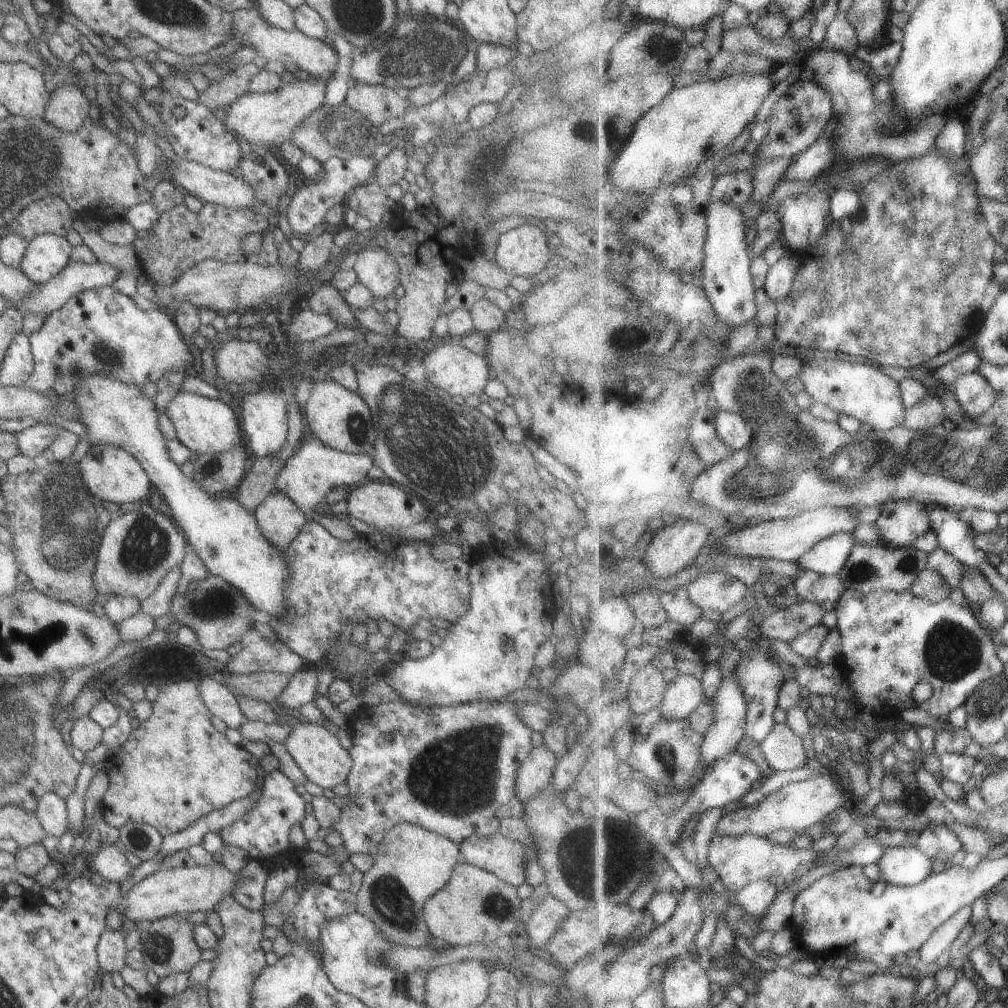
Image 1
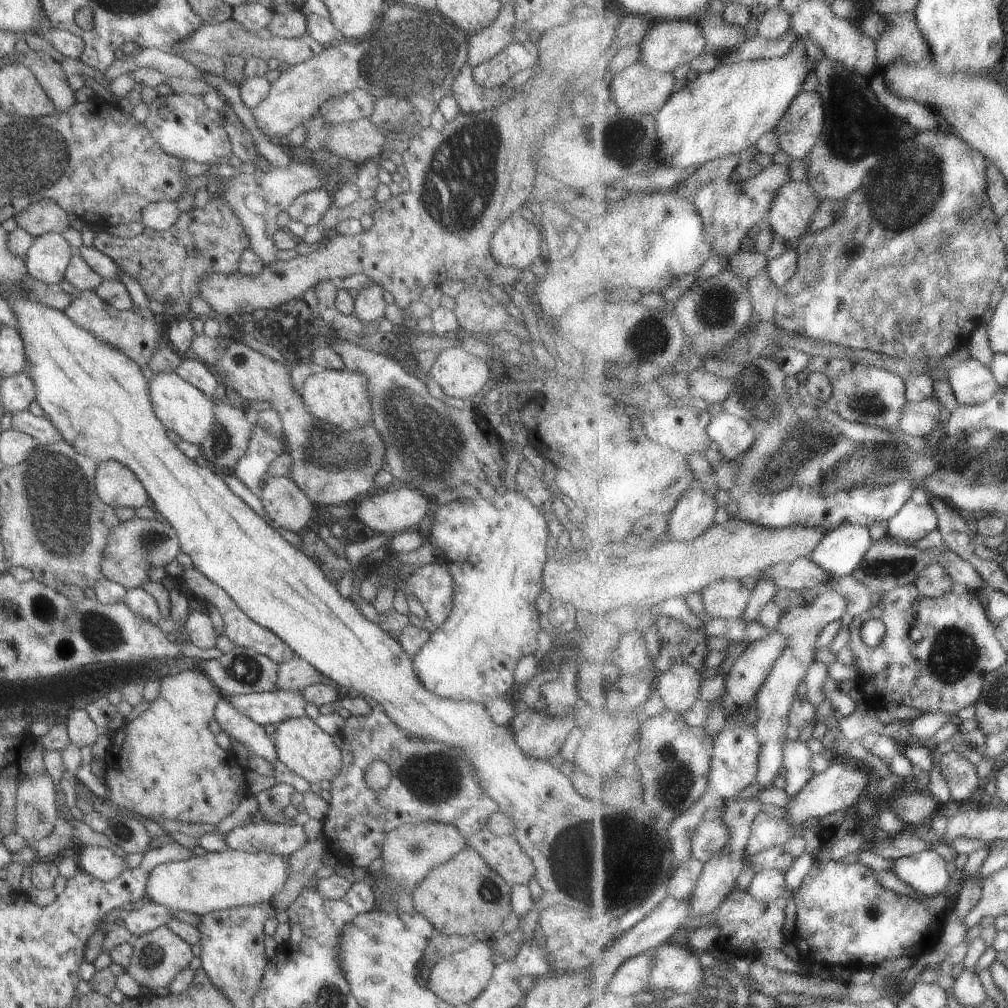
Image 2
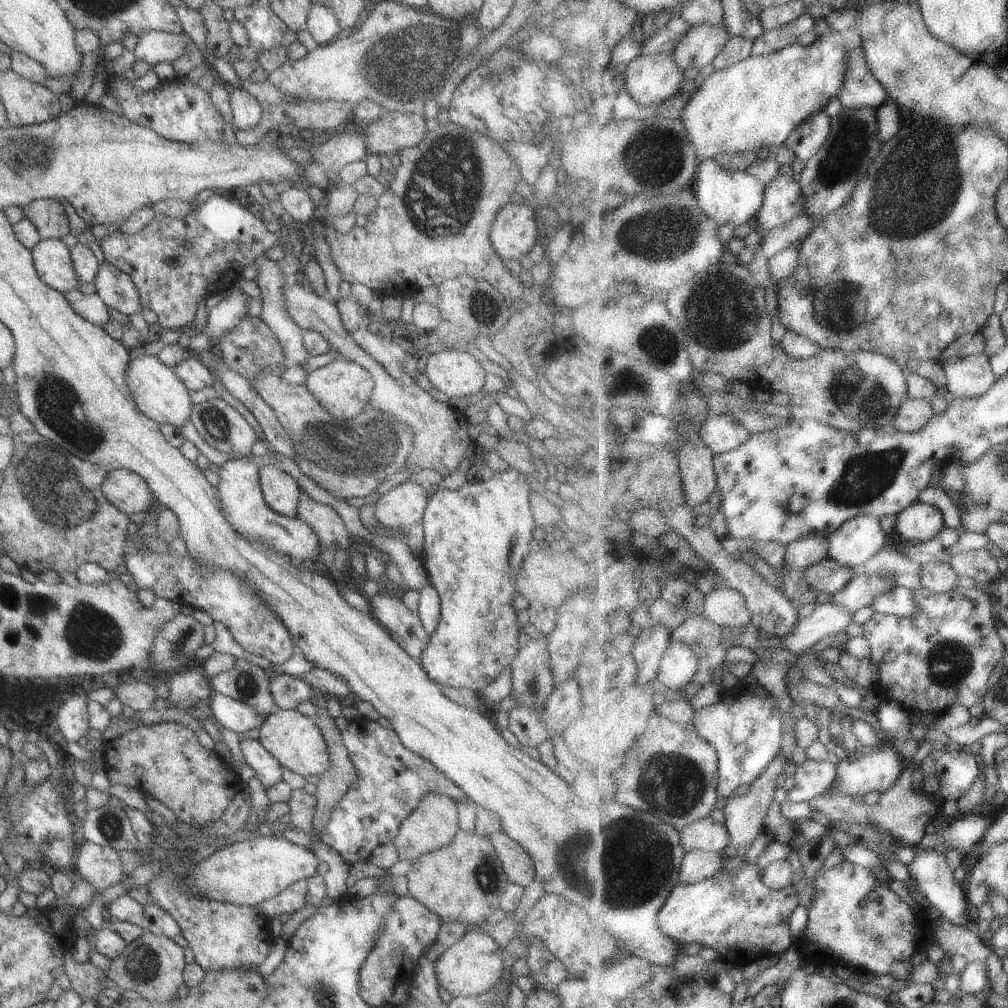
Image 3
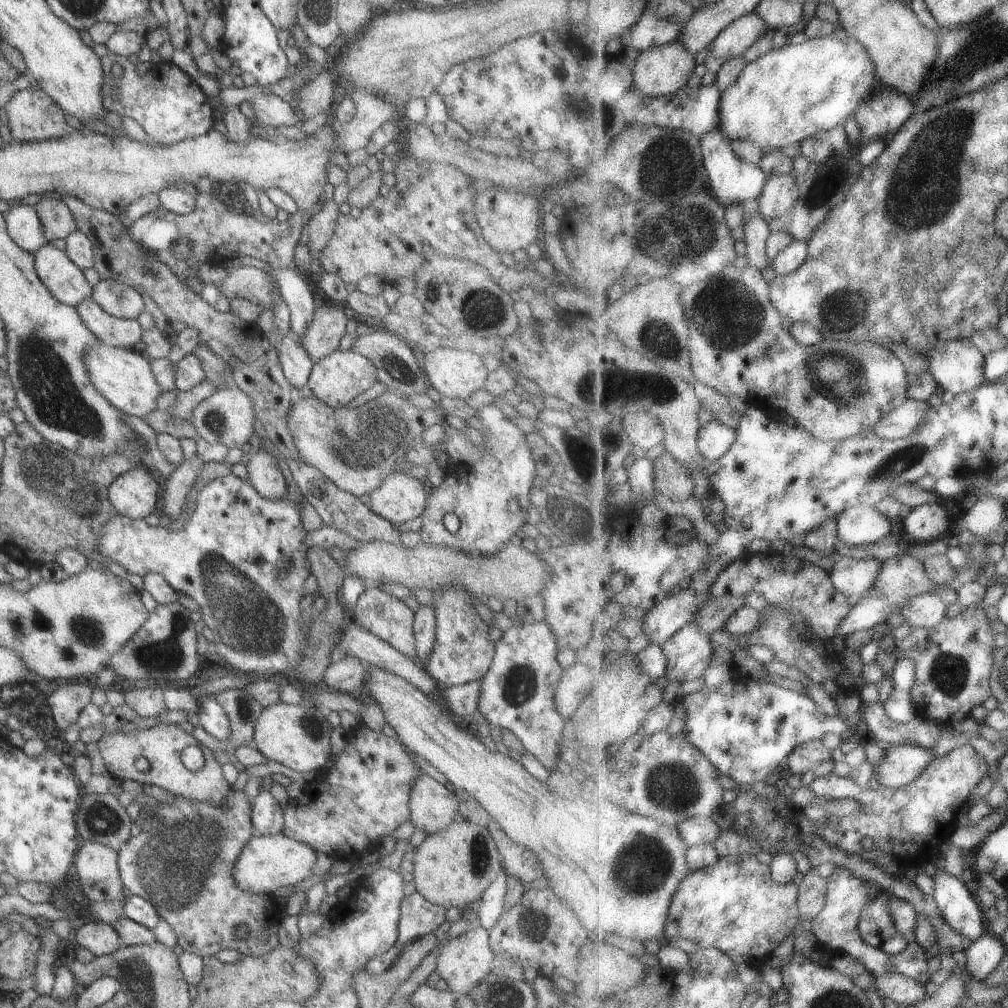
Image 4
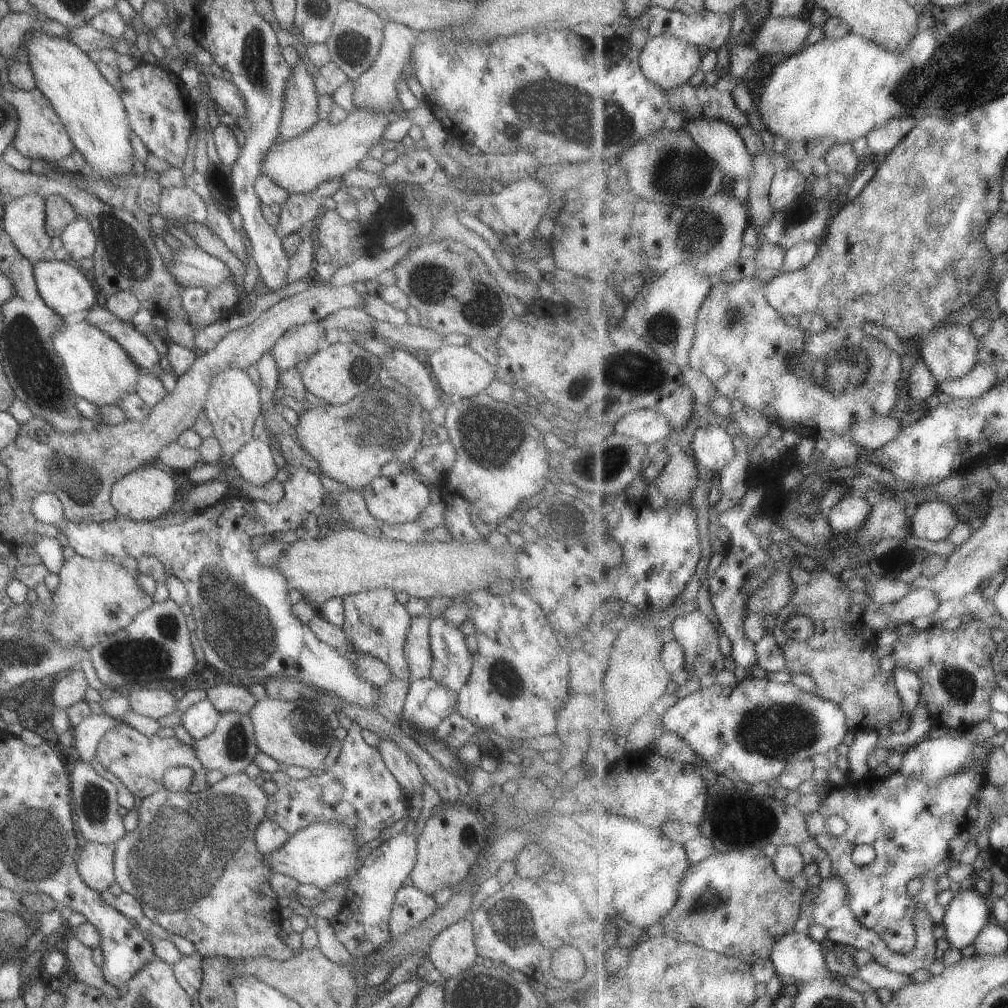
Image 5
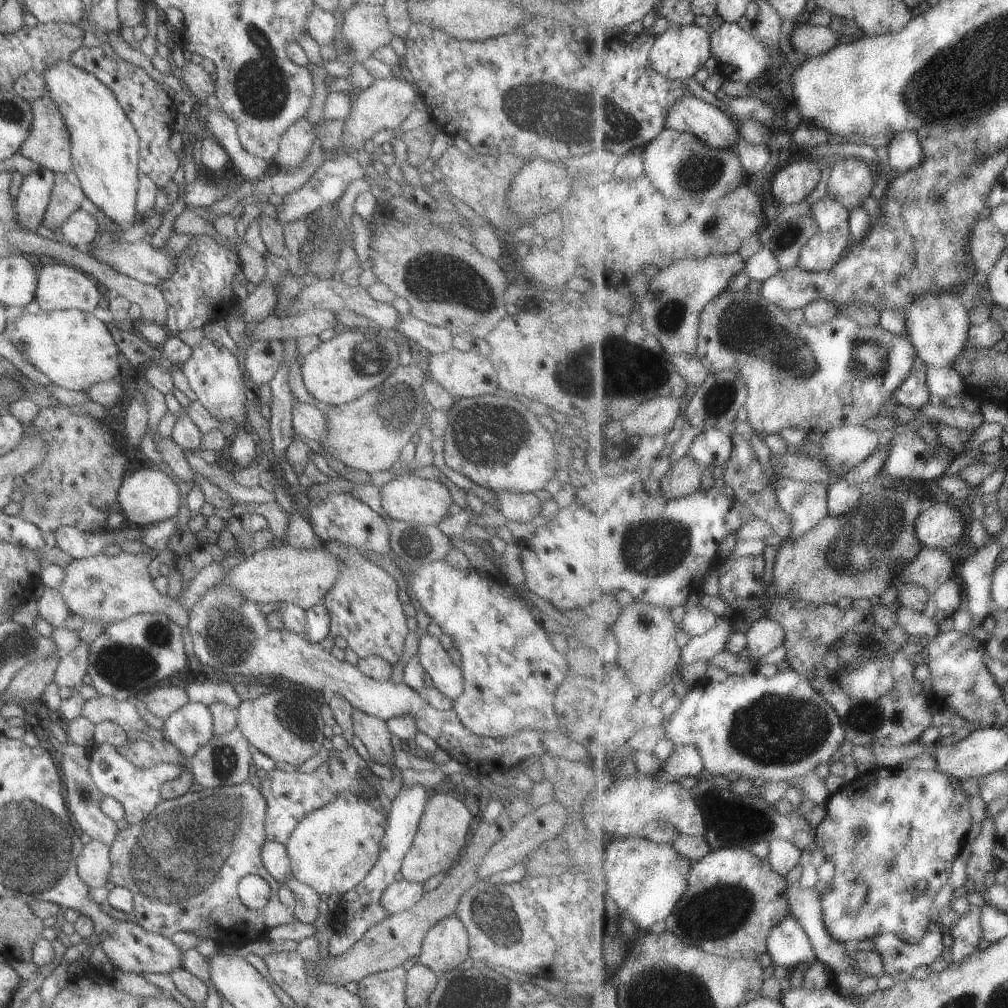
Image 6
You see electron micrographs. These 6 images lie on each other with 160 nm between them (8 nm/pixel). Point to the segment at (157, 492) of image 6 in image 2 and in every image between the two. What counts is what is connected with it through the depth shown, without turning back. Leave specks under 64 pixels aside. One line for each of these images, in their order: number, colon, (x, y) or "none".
2: (115, 485)
3: (128, 492)
4: (133, 494)
5: (143, 494)

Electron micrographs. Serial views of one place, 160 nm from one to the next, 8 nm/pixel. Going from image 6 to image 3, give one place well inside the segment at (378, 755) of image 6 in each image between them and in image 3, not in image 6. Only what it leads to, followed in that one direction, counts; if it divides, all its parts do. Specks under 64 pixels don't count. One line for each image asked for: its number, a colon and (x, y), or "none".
3: (432, 823)
4: (431, 807)
5: (404, 770)

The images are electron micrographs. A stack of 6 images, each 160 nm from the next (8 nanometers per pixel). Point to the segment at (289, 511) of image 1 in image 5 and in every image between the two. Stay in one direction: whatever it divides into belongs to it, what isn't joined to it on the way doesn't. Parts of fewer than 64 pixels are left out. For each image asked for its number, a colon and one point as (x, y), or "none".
2: (286, 507)
3: (280, 492)
4: (262, 472)
5: (255, 462)

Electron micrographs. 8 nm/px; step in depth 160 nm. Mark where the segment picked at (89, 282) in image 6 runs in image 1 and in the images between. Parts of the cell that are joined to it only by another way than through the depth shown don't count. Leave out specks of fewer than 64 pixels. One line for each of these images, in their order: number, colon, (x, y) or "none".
1: (46, 254)
2: (45, 260)
3: (50, 257)
4: (64, 281)
5: (65, 289)

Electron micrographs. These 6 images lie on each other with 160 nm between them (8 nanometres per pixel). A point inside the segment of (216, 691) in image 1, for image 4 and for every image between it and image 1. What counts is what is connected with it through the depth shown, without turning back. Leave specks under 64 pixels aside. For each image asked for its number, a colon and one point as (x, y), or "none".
2: (251, 736)
3: (267, 770)
4: (265, 814)

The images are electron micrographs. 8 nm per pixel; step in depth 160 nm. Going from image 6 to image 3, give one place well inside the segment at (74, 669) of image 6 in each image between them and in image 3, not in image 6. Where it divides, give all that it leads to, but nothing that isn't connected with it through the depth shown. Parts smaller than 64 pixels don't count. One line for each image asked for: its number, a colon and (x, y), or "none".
3: (70, 718)
4: (65, 702)
5: (70, 689)

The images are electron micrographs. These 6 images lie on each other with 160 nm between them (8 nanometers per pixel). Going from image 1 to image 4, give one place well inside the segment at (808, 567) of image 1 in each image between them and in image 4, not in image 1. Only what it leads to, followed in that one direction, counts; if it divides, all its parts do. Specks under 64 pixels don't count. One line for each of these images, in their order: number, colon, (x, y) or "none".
2: (841, 551)
3: (852, 545)
4: (858, 526)

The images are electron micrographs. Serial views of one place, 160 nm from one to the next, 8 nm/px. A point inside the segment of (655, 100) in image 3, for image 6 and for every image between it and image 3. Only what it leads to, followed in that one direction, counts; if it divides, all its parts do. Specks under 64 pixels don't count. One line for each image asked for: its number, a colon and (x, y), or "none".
4: (664, 70)
5: (669, 61)
6: (680, 52)

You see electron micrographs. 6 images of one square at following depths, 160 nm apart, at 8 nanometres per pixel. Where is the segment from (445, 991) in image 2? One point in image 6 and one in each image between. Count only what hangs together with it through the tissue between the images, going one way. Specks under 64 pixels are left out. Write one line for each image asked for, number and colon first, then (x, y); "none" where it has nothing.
3: (470, 966)
4: (464, 961)
5: (451, 951)
6: (445, 945)

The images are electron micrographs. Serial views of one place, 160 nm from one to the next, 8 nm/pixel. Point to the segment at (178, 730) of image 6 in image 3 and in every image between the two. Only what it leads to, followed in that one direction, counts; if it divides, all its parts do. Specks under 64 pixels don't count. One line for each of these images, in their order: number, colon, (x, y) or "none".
3: (233, 715)
4: (212, 718)
5: (199, 719)

